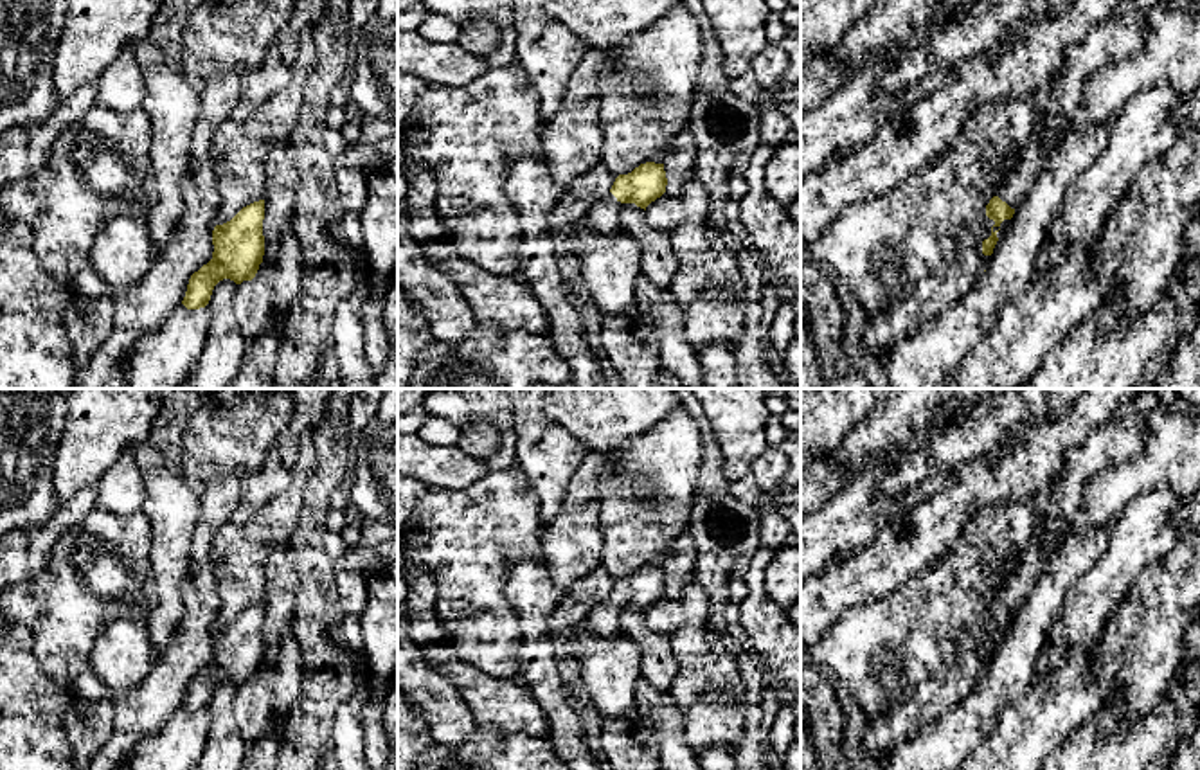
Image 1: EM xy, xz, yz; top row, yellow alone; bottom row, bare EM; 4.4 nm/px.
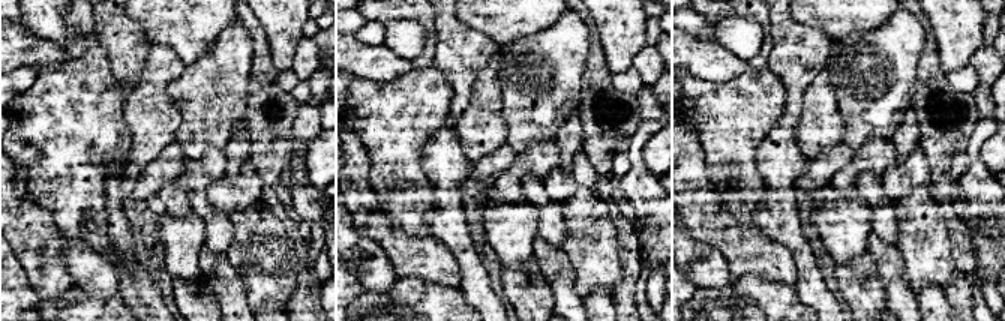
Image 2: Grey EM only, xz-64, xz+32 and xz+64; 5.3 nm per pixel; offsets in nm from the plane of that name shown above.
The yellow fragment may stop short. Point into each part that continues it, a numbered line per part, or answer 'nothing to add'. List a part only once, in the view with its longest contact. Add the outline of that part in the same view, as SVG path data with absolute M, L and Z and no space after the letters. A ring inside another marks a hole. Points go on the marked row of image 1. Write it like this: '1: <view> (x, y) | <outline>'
1: yz (1172, 51) | M1155 7L1141 52L1108 63L1085 77L1081 97L1067 108L1067 124L1052 140L1042 139L1054 77L1040 83L1025 104L1033 115L1031 139L1020 148L1018 166L997 194L1011 209L1025 200L1063 137L1081 124L1101 124L1135 94L1166 83L1180 97L1200 86L1200 9Z

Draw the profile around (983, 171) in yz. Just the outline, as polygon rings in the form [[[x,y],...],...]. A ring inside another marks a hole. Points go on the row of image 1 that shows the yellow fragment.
[[[1011,95],[975,108],[963,121],[961,135],[930,166],[885,194],[846,207],[810,245],[811,264],[826,268],[869,320],[891,313],[921,279],[952,275],[959,230],[977,221],[997,189],[993,164],[1020,149],[1031,133],[1033,115],[1025,99]]]

